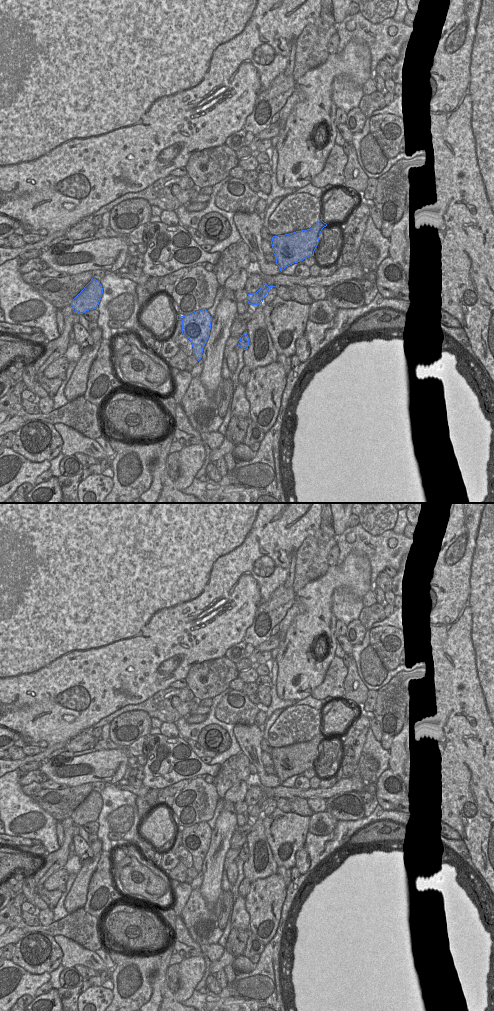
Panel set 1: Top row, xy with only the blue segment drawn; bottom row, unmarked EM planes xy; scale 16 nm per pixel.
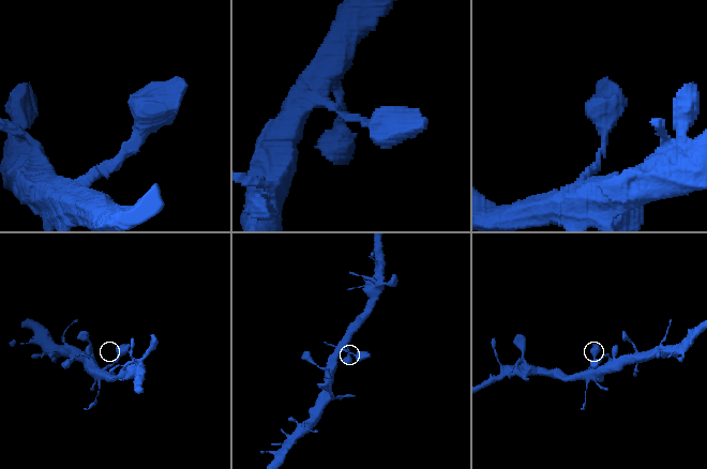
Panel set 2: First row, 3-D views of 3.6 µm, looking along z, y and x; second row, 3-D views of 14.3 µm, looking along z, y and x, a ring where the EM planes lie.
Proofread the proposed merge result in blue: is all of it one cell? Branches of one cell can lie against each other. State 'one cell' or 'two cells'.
one cell

